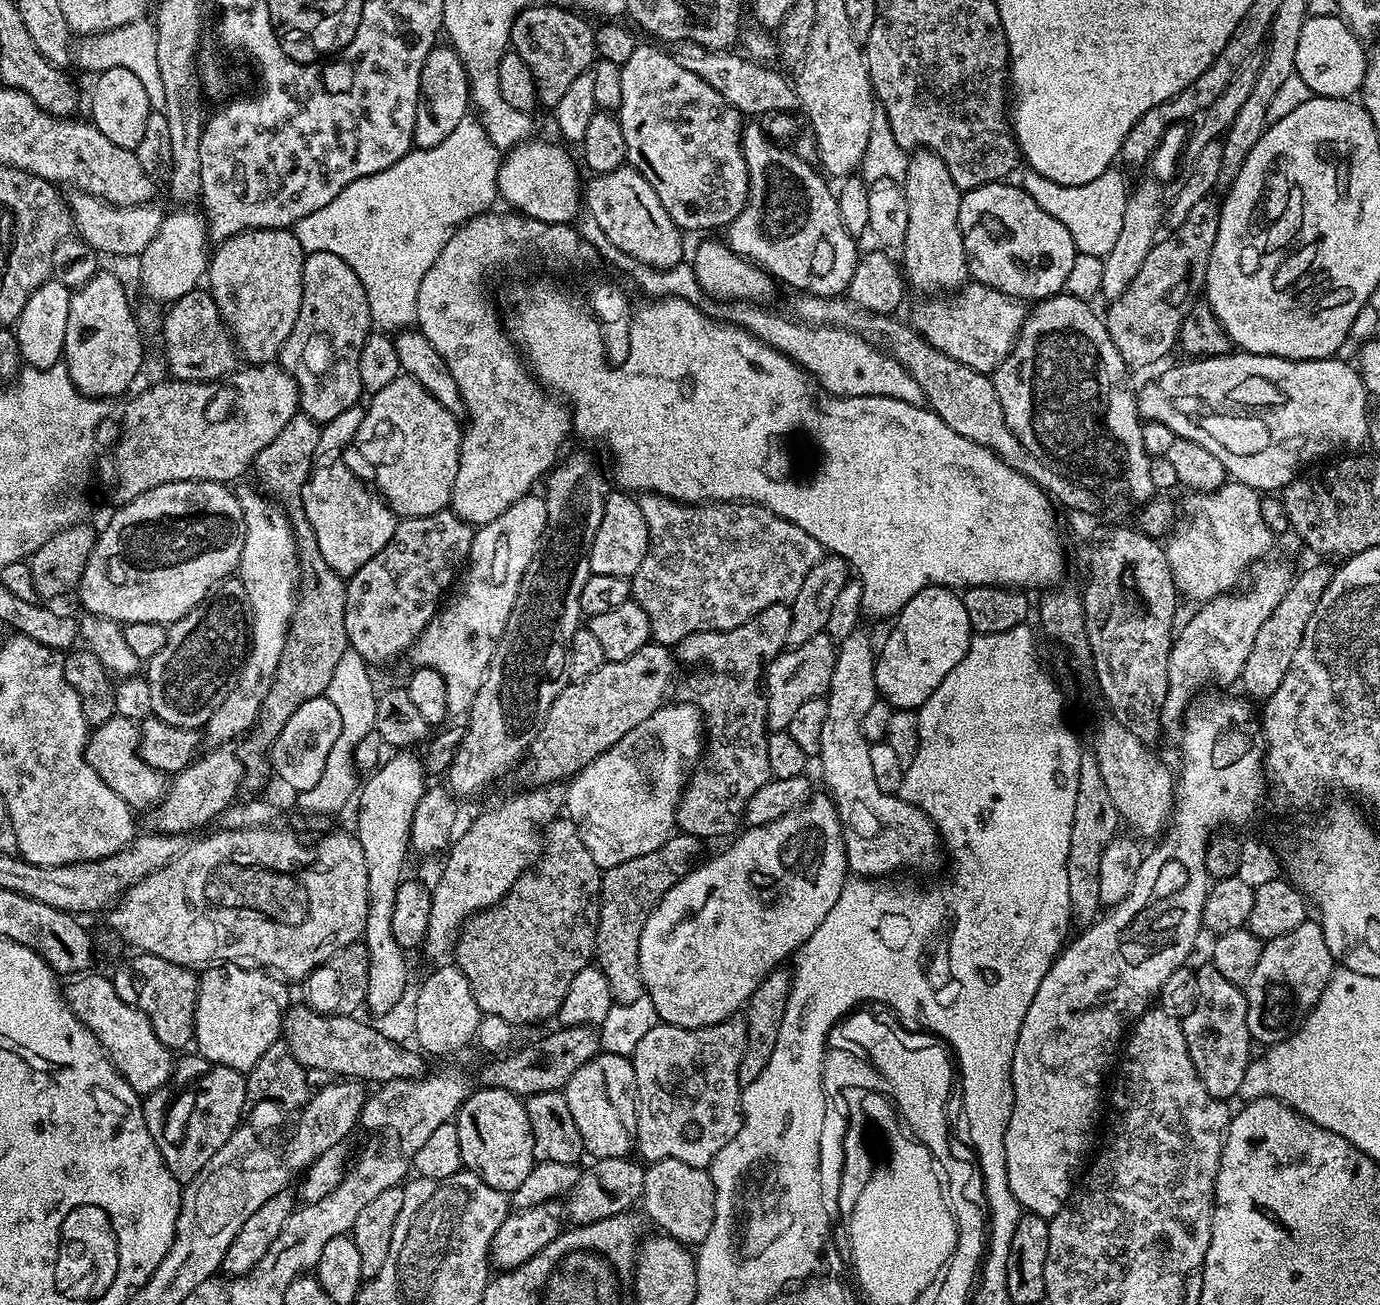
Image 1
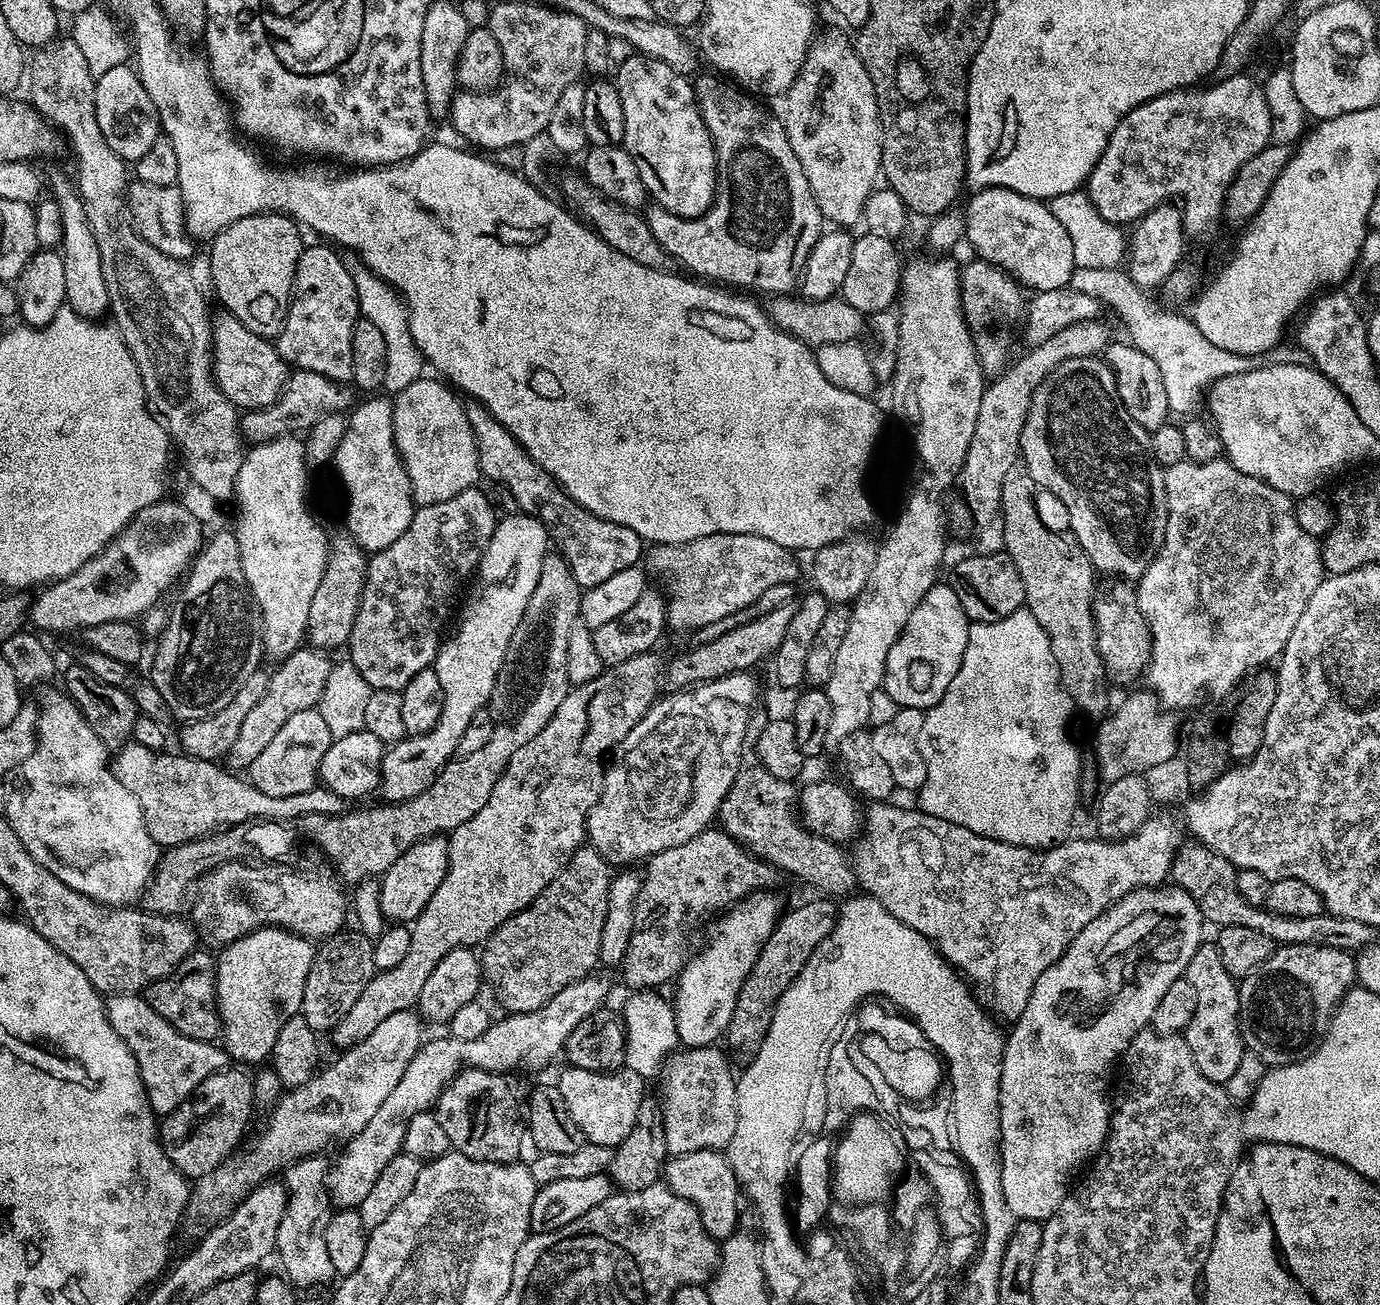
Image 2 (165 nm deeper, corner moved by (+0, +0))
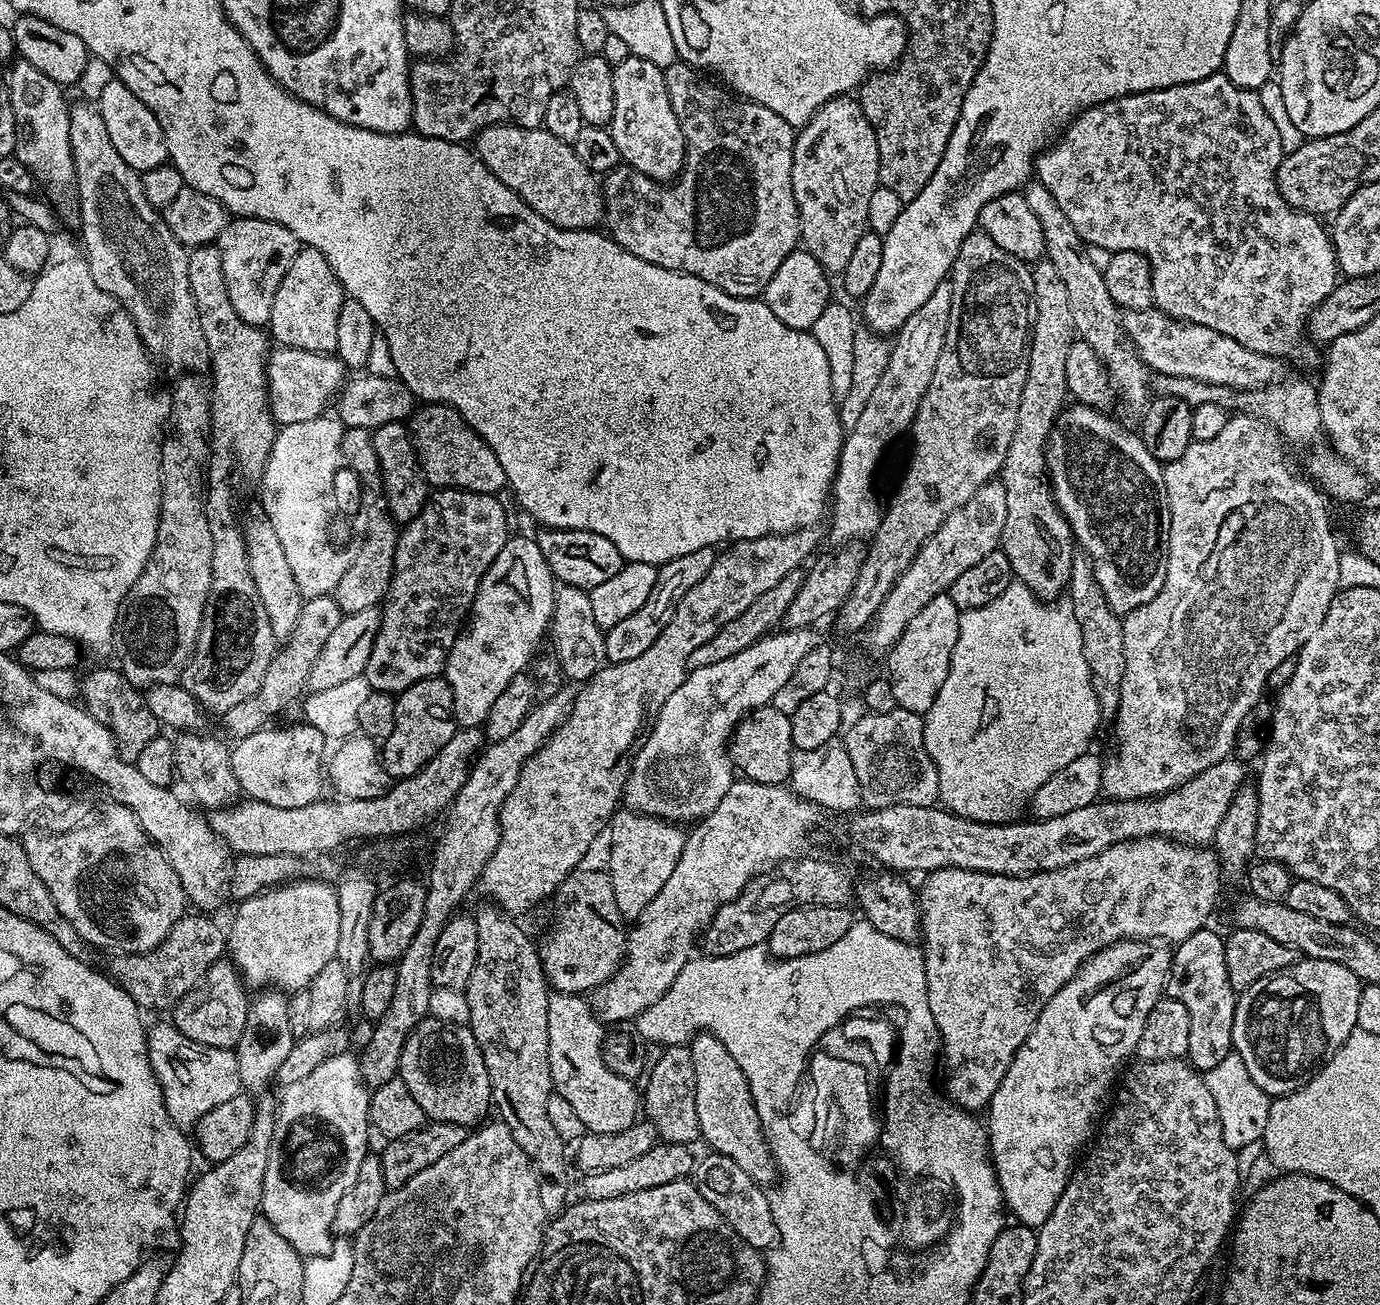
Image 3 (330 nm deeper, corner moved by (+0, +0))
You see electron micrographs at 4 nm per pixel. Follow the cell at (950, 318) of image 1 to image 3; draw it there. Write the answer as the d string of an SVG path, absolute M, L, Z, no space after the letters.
M1155 306L1127 310L1122 319L1128 343L1153 373L1194 378L1207 384L1221 384L1229 390L1241 388L1253 393L1285 379L1286 364L1280 357L1258 354L1234 342L1234 338L1226 338L1226 334L1218 334L1208 326L1190 324L1187 320L1175 320Z

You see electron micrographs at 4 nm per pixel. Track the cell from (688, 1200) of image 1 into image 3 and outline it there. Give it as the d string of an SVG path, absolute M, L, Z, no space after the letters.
M708 1154L701 1164L699 1161L695 1165L694 1183L698 1194L702 1194L702 1198L706 1198L706 1202L710 1202L710 1206L714 1206L714 1210L718 1210L718 1214L722 1214L722 1218L726 1218L726 1222L730 1222L730 1226L734 1226L737 1234L750 1246L768 1250L777 1243L776 1223L768 1201L769 1193L761 1185L755 1184L750 1174L746 1174L746 1170L734 1162L734 1158Z

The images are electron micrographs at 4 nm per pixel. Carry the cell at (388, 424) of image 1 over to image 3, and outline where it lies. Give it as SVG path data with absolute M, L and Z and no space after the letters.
M424 402L417 407L410 417L412 445L416 447L418 467L427 483L433 489L461 488L467 492L482 494L500 494L505 491L508 479L502 470L502 462L490 450L490 446L480 437L463 418L446 402Z

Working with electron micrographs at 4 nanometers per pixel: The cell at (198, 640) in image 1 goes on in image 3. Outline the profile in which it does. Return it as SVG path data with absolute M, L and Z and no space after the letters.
M203 244L189 251L186 274L190 277L190 294L194 294L194 306L200 315L202 334L208 343L210 373L212 372L212 384L210 380L212 430L204 497L204 509L206 518L210 522L210 538L212 539L212 581L196 645L192 656L184 666L184 671L180 674L179 683L193 695L203 709L212 714L213 712L222 714L230 710L230 706L238 706L238 702L253 696L258 686L262 686L262 678L266 678L266 666L270 666L278 648L278 641L272 636L270 618L266 618L262 598L258 598L254 578L250 578L250 566L246 558L242 528L238 523L238 512L236 516L236 508L232 505L231 480L239 460L244 464L250 463L251 460L257 460L257 462L267 460L278 425L272 416L272 409L268 402L269 337L263 327L242 322L242 318L238 318L238 310L230 306L230 294L226 290L226 278L222 274L222 254L216 249L215 244Z

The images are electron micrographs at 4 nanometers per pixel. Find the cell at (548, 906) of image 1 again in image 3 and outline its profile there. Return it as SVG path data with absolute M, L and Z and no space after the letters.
M577 868L557 886L550 903L552 929L538 944L544 979L560 994L591 993L616 973L626 943L626 921L618 910L618 902L614 902L607 871Z

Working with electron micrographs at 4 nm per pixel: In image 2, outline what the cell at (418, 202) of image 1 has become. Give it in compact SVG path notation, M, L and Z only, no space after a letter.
M359 262L353 263L350 271L356 287L356 301L360 307L361 317L374 322L374 326L378 326L378 331L381 332L382 339L386 342L386 378L383 391L395 394L406 390L410 382L421 379L426 372L425 358L410 334L408 305L404 303L404 299L400 297L400 293L395 288L389 286L381 276L373 274L366 265Z

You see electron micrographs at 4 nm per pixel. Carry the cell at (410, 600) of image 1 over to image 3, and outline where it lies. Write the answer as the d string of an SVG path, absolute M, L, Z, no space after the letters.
M442 488L431 493L430 499L418 514L418 518L414 518L411 522L400 528L398 546L394 550L394 570L390 578L388 594L384 597L382 607L380 608L378 638L374 638L374 650L370 650L370 662L363 674L368 679L368 685L372 687L374 692L399 694L407 690L410 686L414 686L420 680L426 680L430 676L440 676L443 673L444 665L448 663L448 652L452 648L452 643L456 641L466 617L472 611L472 603L476 597L478 586L482 582L486 570L490 570L490 562L494 562L494 558L498 558L498 550L502 550L502 546L510 535L508 516L504 513L503 506L496 500L499 499L493 494L467 492L461 488Z

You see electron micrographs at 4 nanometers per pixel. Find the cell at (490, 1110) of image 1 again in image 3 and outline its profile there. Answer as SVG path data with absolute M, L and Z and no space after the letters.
M431 1018L419 1021L415 1029L409 1032L400 1051L398 1079L406 1082L406 1090L410 1090L410 1094L414 1094L418 1106L422 1106L425 1117L432 1122L450 1122L468 1126L471 1125L471 1120L486 1115L488 1108L490 1112L493 1107L490 1074L484 1065L482 1050L474 1038L472 1029L467 1024L442 1022Z

